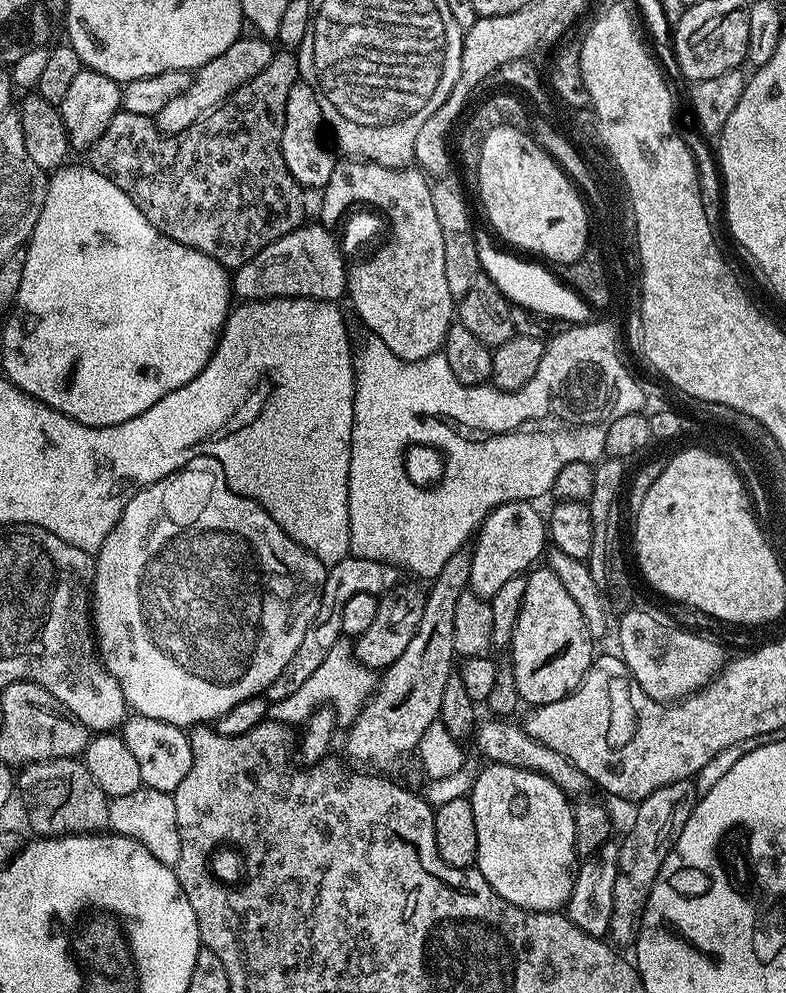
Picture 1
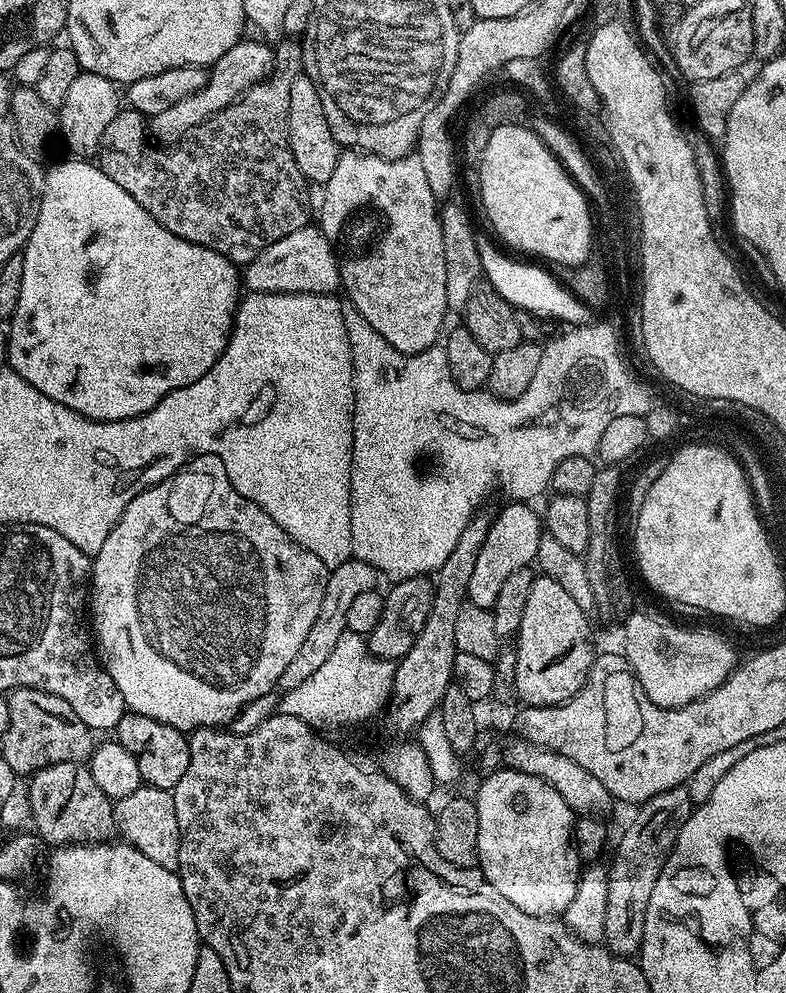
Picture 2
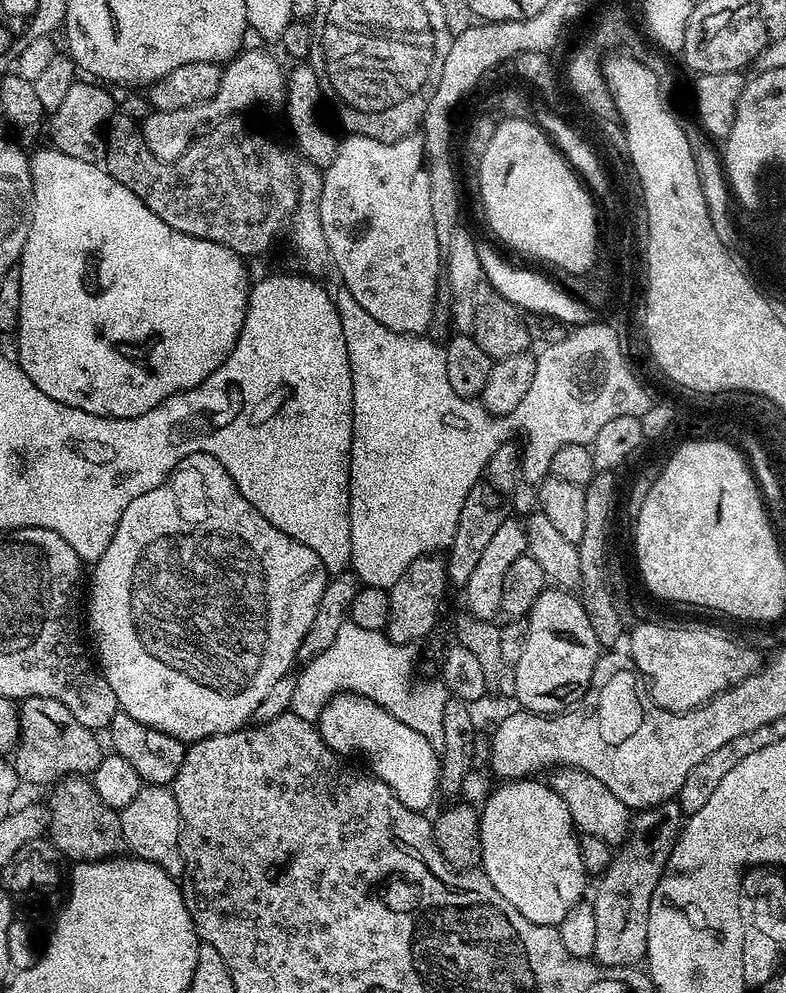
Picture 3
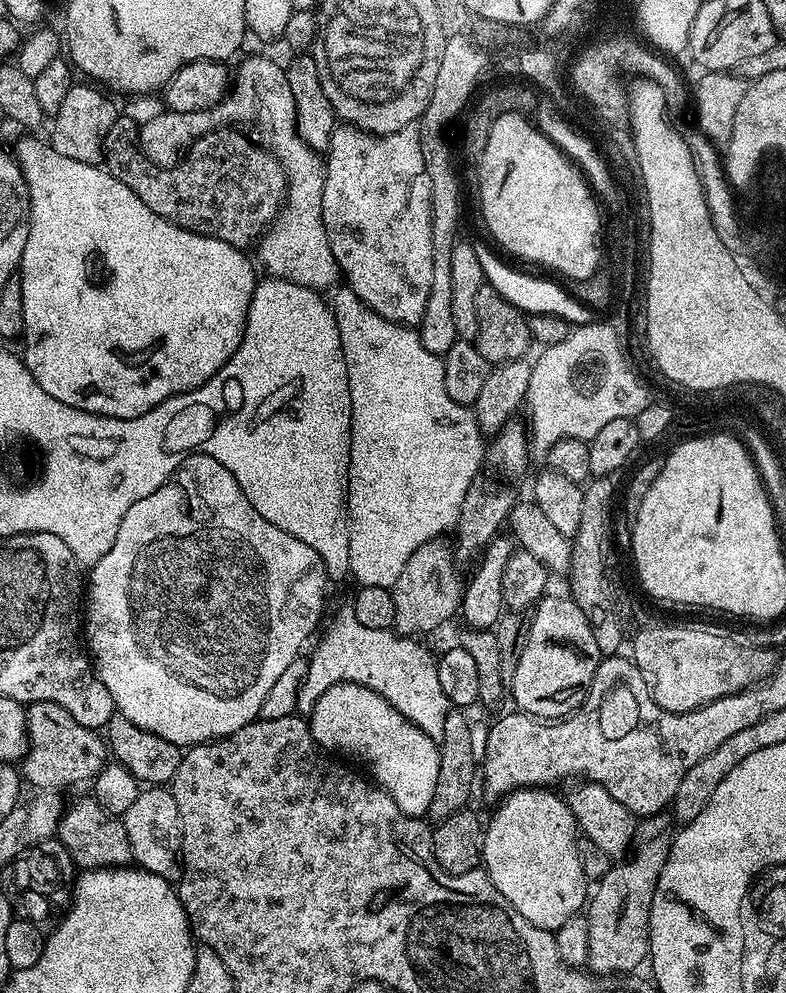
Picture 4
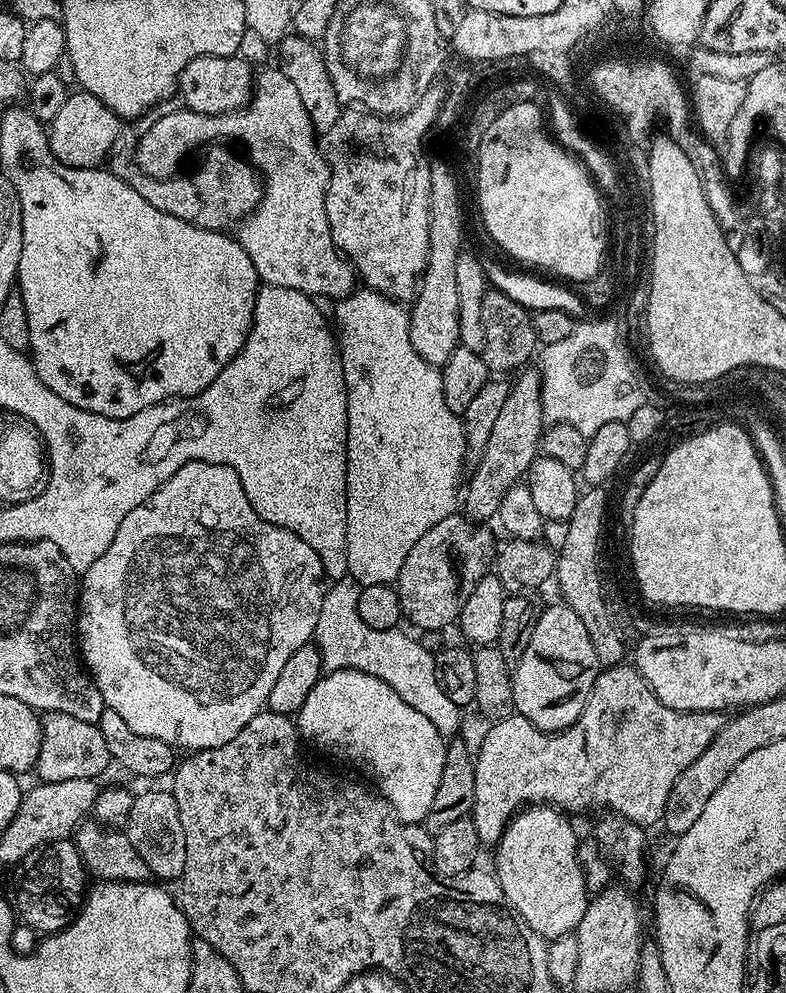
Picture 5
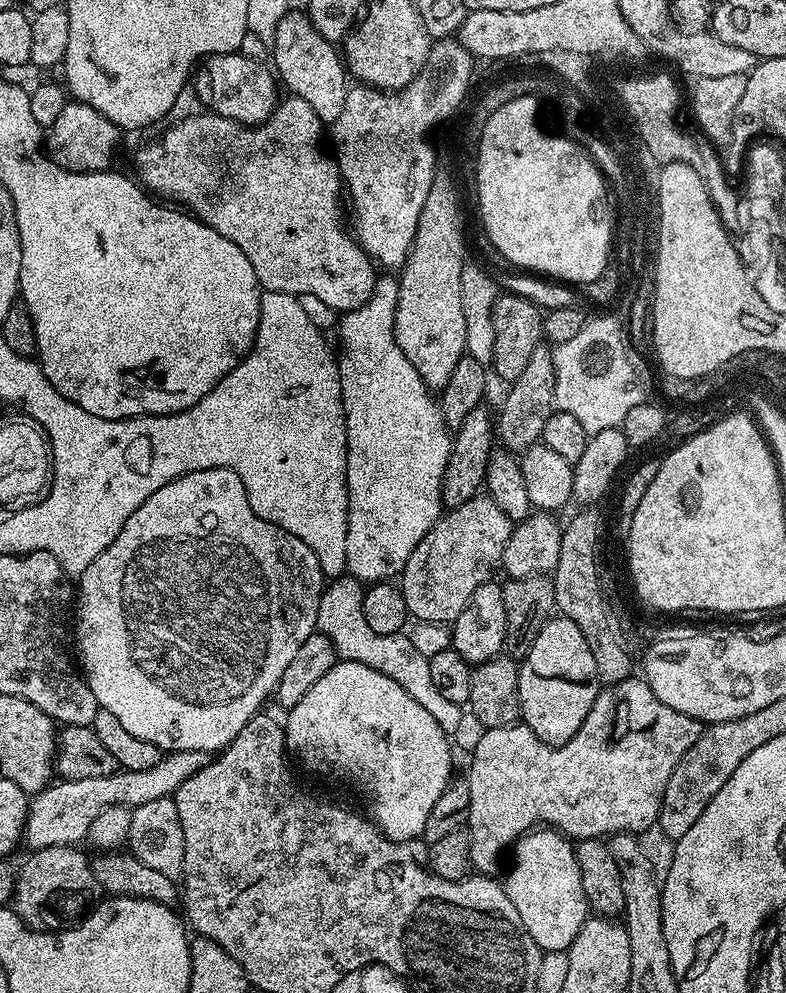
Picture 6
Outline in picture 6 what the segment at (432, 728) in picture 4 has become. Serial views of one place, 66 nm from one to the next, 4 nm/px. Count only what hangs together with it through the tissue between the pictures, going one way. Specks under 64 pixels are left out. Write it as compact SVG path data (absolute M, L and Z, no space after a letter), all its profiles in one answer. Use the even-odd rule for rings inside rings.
M350 575L329 579L324 585L324 593L318 602L318 618L316 631L326 634L330 642L334 642L334 650L340 660L362 662L362 666L370 666L370 670L378 670L378 674L386 674L386 678L394 678L414 702L419 702L442 730L455 734L464 720L465 709L459 704L449 702L434 686L430 679L430 662L422 654L422 650L414 647L411 635L377 634L370 630L366 623L366 614L362 614L365 585Z

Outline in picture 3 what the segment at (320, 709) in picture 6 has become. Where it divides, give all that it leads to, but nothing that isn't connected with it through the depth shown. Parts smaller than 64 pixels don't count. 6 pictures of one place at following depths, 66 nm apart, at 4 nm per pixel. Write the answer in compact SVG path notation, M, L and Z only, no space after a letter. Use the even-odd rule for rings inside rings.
M338 692L320 711L320 736L333 752L348 758L351 752L361 752L368 759L367 767L406 806L415 812L424 812L438 796L440 787L440 758L438 749L430 746L418 730L410 730L406 722L390 713L368 697L354 692Z

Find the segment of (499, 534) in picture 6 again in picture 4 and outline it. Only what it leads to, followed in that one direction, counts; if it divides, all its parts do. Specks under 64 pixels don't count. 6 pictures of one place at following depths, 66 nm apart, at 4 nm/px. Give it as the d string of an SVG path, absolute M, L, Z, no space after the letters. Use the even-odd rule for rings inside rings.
M437 538L426 542L422 546L418 546L418 550L414 550L414 554L410 554L410 558L406 558L406 562L402 566L402 574L398 578L398 582L392 585L392 597L394 598L394 610L396 611L395 631L410 637L415 637L416 632L432 632L435 628L440 628L452 615L459 613L462 608L464 599L463 587L448 584L448 571L452 568L453 557L444 553L443 539Z

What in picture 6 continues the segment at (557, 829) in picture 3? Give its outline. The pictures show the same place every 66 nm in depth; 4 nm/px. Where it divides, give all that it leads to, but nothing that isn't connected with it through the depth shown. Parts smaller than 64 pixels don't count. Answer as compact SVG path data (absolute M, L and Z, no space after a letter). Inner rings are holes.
M547 826L524 833L511 849L512 869L503 881L504 893L514 902L524 931L534 938L541 953L567 952L578 938L590 909L582 890L573 841Z

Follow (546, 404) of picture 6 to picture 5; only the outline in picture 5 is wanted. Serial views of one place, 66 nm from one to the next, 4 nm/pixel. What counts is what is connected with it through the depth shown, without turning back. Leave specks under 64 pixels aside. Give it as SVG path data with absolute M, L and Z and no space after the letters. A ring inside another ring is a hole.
M528 366L519 373L520 377L511 383L505 405L502 406L498 419L490 433L490 442L486 450L479 453L476 470L472 477L467 477L466 487L462 492L462 508L473 521L488 522L500 510L500 503L506 490L512 484L519 484L528 475L540 452L540 439L544 436L546 421L542 410L542 378L535 367Z

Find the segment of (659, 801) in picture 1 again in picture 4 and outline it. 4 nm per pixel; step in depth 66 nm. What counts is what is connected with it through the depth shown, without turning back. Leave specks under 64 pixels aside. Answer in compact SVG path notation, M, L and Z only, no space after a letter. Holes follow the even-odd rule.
M657 814L643 817L637 823L636 833L632 839L634 847L630 857L623 862L616 862L609 867L605 876L595 881L590 892L590 899L586 904L586 919L588 921L588 933L590 934L590 946L588 950L587 967L593 973L610 976L613 974L632 974L637 971L640 963L649 959L648 954L648 911L654 902L654 890L658 878L662 874L662 866L666 866L666 858L672 849L672 837L674 835L674 820L671 815Z

